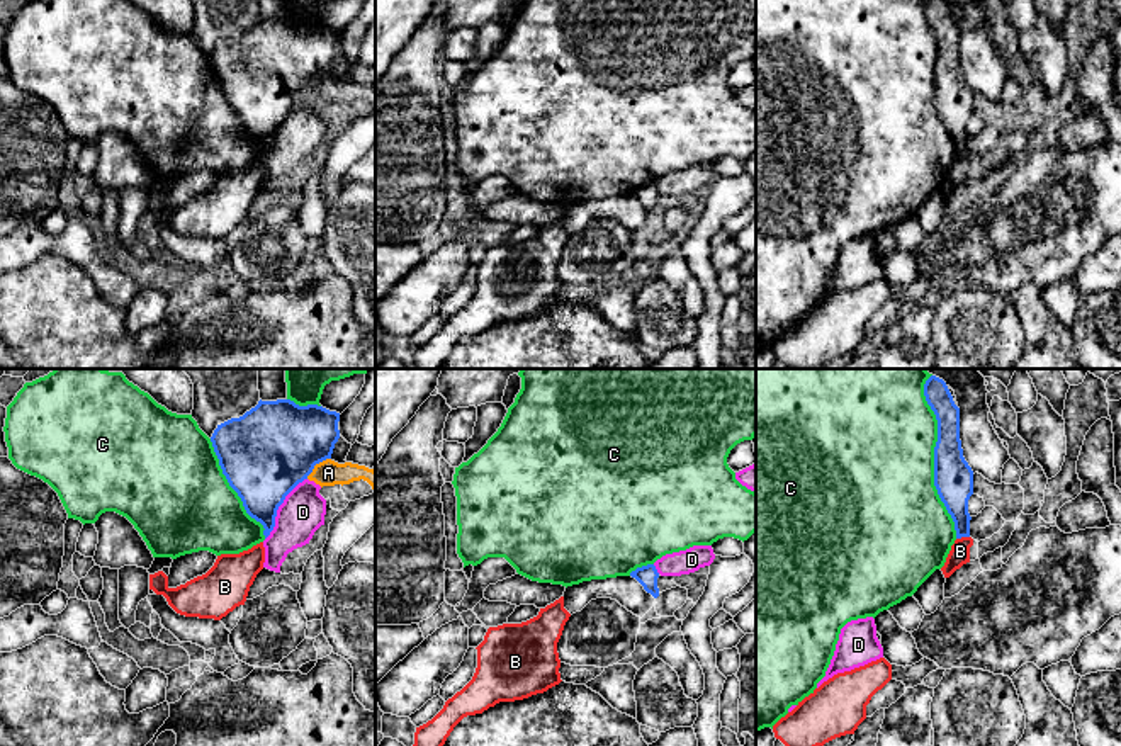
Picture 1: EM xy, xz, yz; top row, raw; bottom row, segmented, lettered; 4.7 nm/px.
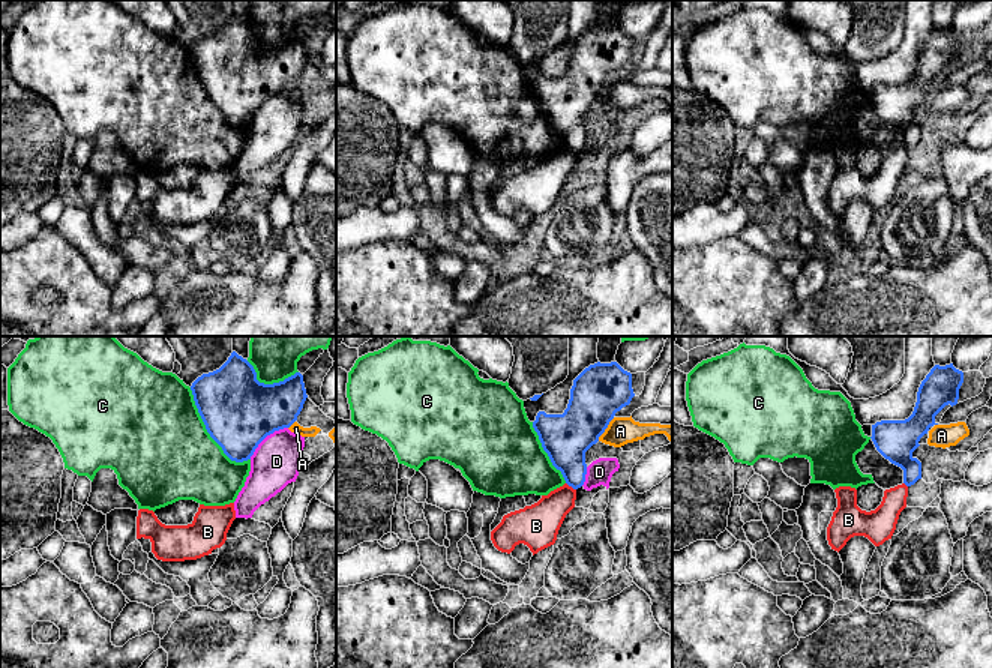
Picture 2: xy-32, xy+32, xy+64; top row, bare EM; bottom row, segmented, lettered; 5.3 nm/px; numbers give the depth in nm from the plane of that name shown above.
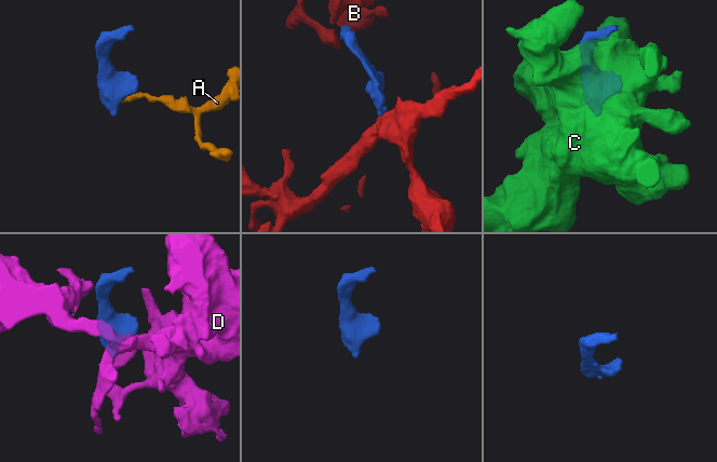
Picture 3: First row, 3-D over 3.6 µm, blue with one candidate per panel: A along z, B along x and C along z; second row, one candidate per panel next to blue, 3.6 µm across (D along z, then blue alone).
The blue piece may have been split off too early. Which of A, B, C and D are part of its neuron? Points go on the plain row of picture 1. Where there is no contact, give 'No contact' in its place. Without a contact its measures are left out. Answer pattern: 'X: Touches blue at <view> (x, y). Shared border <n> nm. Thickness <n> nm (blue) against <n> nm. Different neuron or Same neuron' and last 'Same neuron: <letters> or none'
A: Touches blue at xy (316, 82). Shared border 160 nm. Thickness 420 nm (blue) against 130 nm. Different neuron
B: Touches blue at yz (962, 155). Shared border 70 nm. Thickness 180 nm (blue) against 100 nm. Different neuron
C: Touches blue at yz (935, 79). Shared border 750 nm. Thickness 190 nm (blue) against 500 nm. Different neuron
D: Touches blue at xy (277, 128). Shared border 360 nm. Thickness 400 nm (blue) against 220 nm. Different neuron
Same neuron: none

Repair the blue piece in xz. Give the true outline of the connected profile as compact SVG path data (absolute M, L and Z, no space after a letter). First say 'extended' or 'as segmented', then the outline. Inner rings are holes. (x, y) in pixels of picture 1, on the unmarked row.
as segmented; M654 184L637 187L635 190L630 192L630 195L635 197L644 206L644 209L651 212L654 218L659 216L657 207L659 192Z

